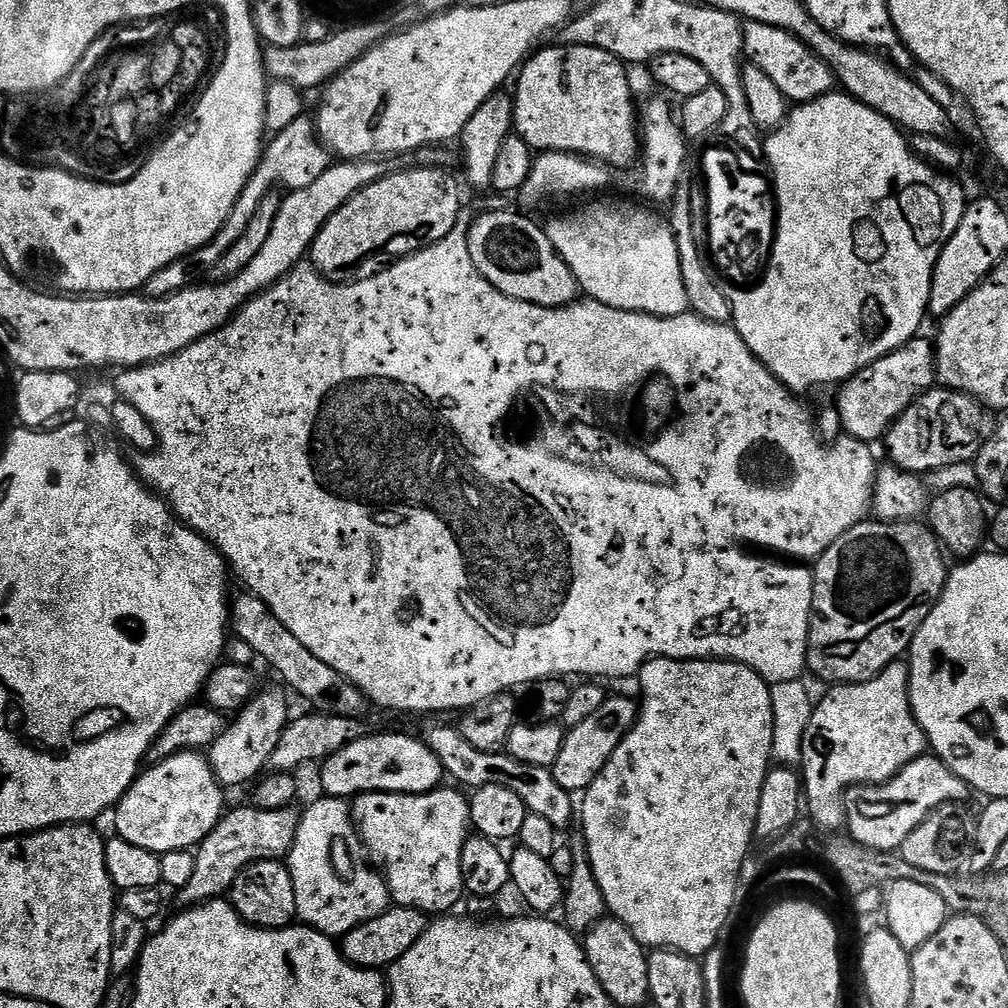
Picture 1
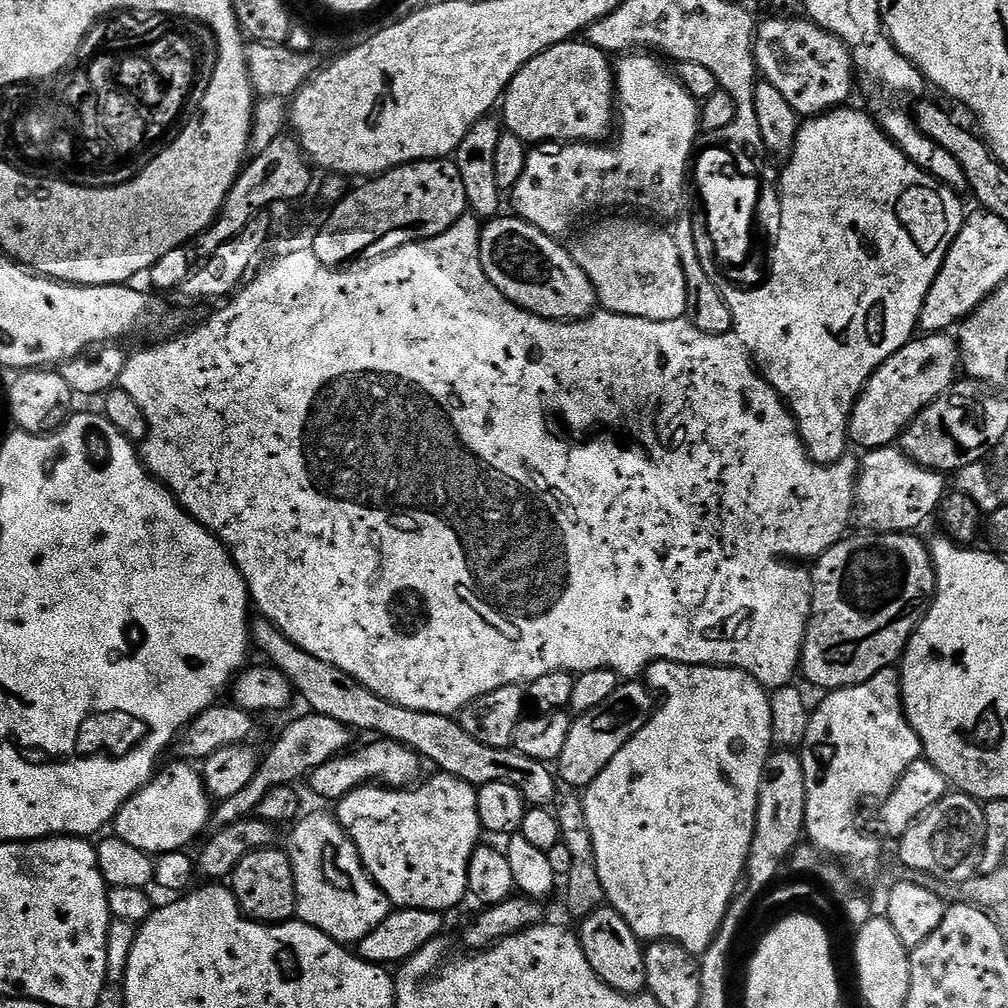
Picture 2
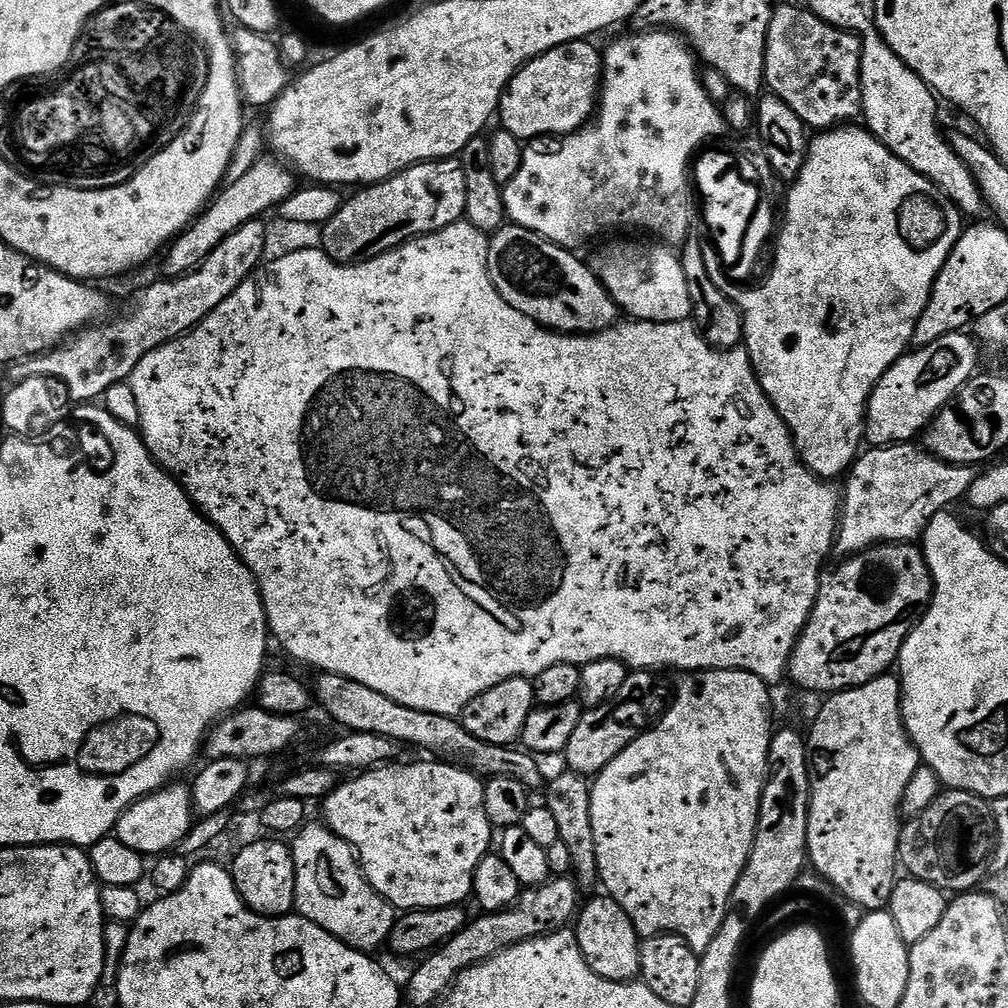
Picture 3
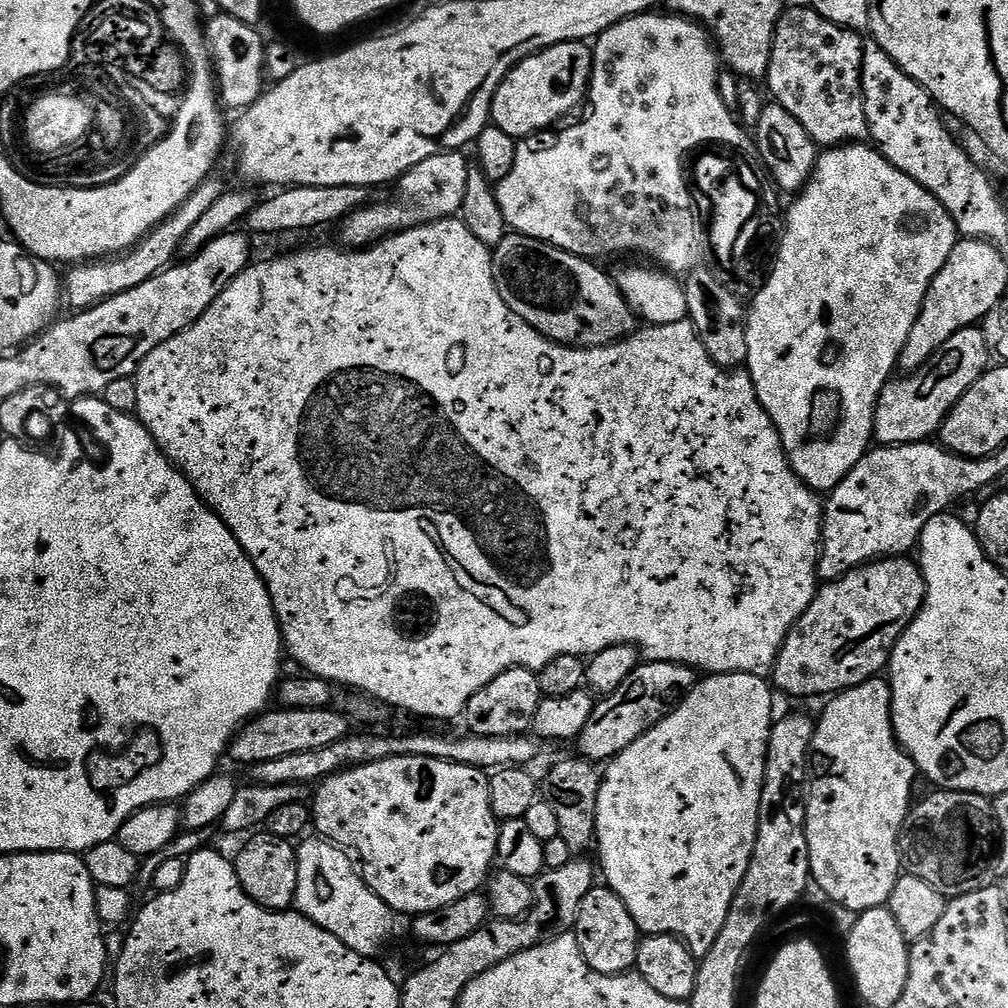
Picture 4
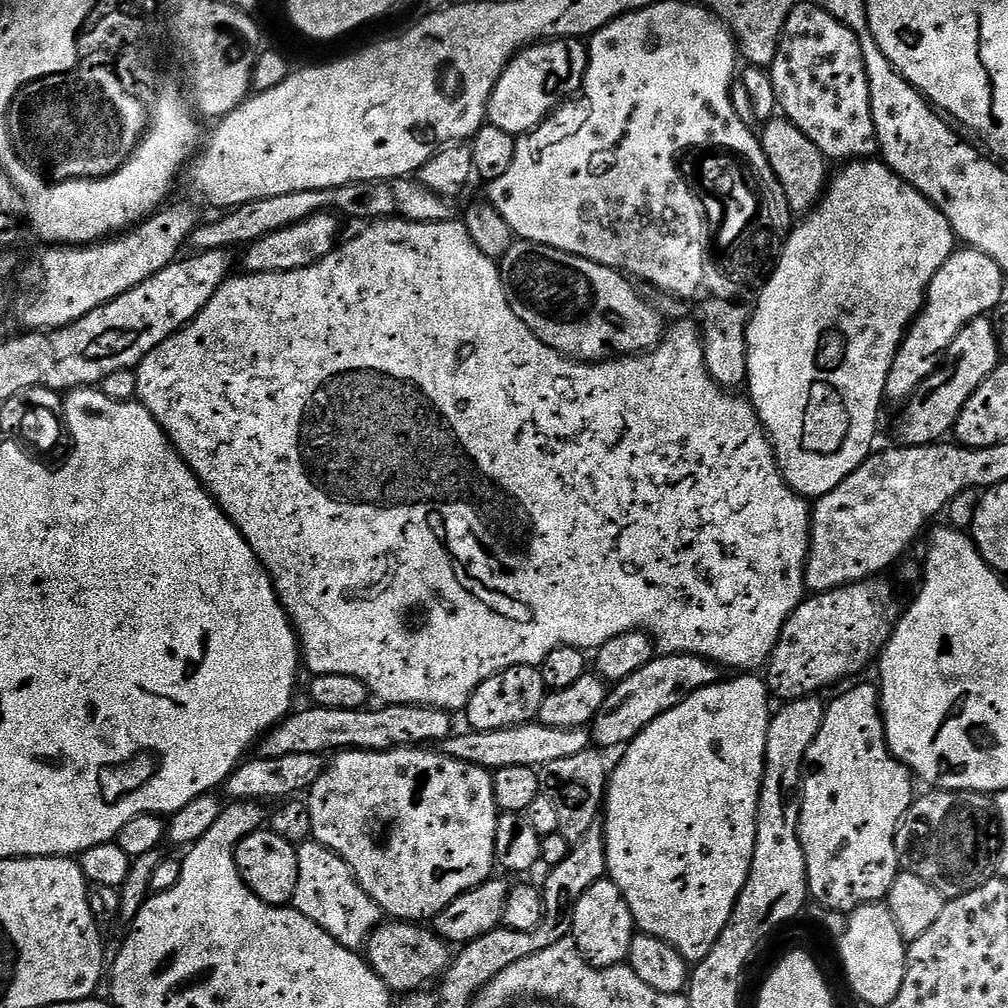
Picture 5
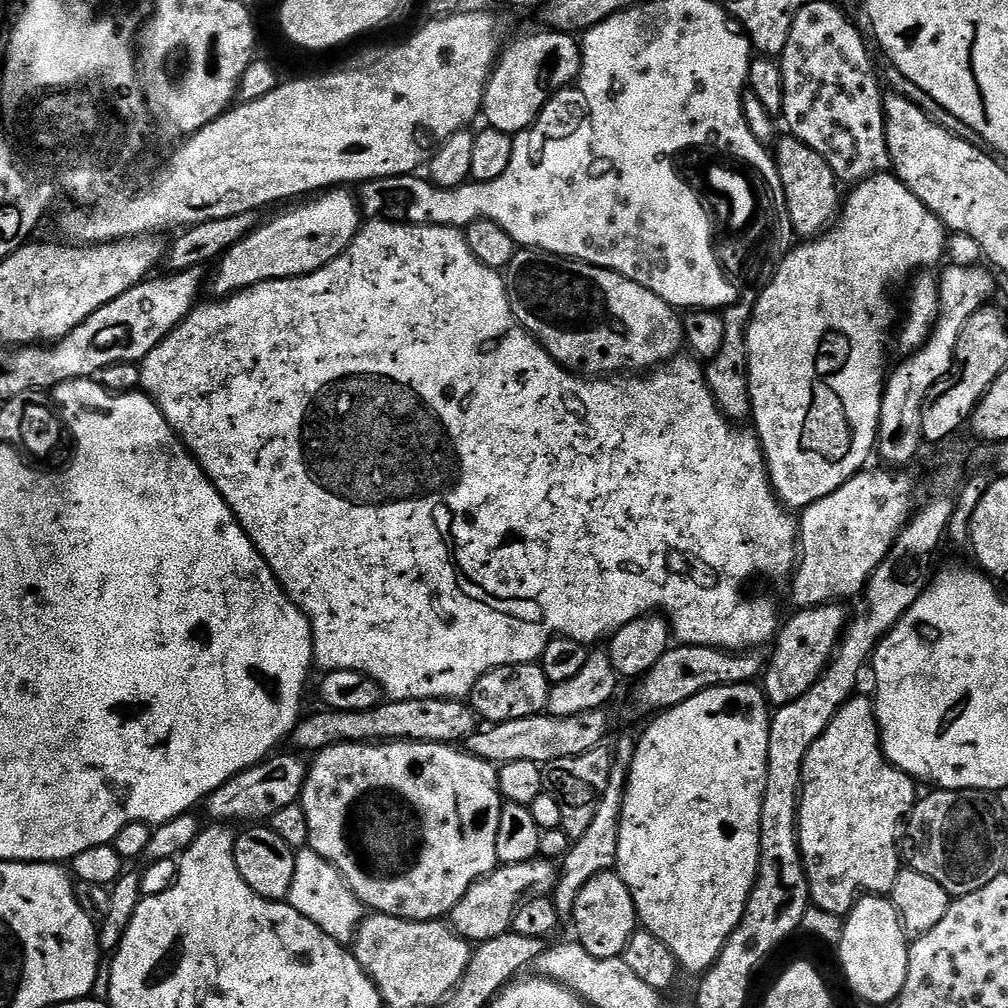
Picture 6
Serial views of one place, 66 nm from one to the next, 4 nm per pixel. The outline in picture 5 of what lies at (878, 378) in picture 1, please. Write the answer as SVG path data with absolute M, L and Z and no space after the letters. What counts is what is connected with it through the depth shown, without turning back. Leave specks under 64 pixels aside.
M988 316L974 318L954 338L948 348L946 359L926 382L918 386L918 390L903 405L904 413L900 416L900 436L905 445L917 448L923 444L935 444L943 441L944 436L953 431L958 422L958 414L962 414L962 406L990 378L990 374L1002 362L1001 341L998 328L991 324Z

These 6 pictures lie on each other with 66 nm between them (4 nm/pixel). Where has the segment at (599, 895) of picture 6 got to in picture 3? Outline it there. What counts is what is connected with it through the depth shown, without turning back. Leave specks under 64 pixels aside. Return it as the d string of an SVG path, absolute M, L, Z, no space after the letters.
M599 894L588 905L579 909L574 920L578 946L594 974L602 974L610 982L623 984L635 981L640 976L640 946L642 937L632 924L631 918L607 894Z

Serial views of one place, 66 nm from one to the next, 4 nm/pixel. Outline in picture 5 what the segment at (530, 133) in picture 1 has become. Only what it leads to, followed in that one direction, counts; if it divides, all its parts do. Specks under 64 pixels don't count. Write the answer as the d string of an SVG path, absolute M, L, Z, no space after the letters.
M580 38L545 40L520 49L498 78L488 103L487 123L517 138L535 130L549 113L581 91L588 69L588 49Z

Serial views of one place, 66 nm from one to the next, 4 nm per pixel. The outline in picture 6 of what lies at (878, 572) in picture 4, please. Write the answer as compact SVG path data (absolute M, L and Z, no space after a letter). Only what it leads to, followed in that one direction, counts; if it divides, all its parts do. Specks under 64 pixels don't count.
M836 602L819 604L816 608L797 611L797 616L790 617L785 624L783 621L774 640L776 649L772 652L772 660L770 656L762 676L762 691L769 705L779 706L794 702L799 696L806 694L806 690L810 690L814 682L818 682L844 634L846 615L844 616L840 608L843 607Z

